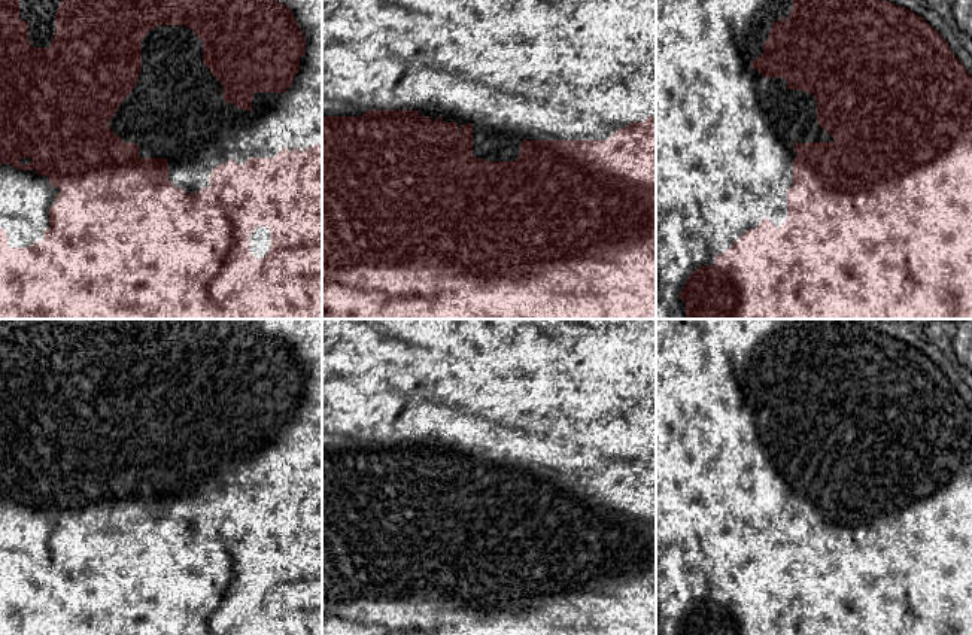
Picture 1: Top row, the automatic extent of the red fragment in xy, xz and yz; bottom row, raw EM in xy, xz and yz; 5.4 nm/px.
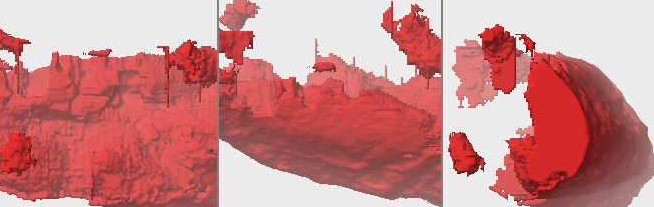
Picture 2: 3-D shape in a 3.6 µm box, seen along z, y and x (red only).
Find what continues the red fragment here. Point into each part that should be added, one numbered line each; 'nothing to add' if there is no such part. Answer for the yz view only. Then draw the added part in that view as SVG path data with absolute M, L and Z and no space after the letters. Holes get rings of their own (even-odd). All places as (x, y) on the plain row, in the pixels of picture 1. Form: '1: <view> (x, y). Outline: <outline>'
1: yz (725, 467). Outline: M656 319L656 635L683 635L680 626L686 614L701 599L714 599L716 589L725 587L747 563L754 563L765 552L780 562L787 552L787 523L793 520L793 493L798 486L793 477L835 476L832 468L817 458L817 434L814 428L789 423L784 411L766 411L750 398L763 386L763 377L769 373L774 355L790 350L793 341L793 319Z

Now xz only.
1: xz (521, 397). Outline: M322 319L322 450L361 450L361 449L364 449L364 447L365 447L365 446L367 446L367 444L417 444L417 446L419 446L419 449L420 449L420 450L429 450L429 452L431 452L431 455L432 455L432 456L435 456L435 455L437 455L437 452L438 452L438 450L441 450L441 452L443 452L443 455L444 455L444 456L456 456L456 458L458 458L458 461L459 461L459 470L461 470L461 461L462 461L462 459L464 459L464 461L465 461L465 459L467 459L467 458L468 458L468 456L471 456L471 458L473 458L473 490L474 490L474 492L483 492L483 493L486 493L486 495L516 495L516 493L517 493L517 492L519 492L519 487L520 487L520 477L522 477L522 476L523 476L523 474L608 474L608 473L610 473L610 471L611 471L611 470L613 470L613 468L614 468L614 467L616 467L616 465L617 465L617 464L619 464L619 462L626 462L626 461L628 461L628 459L629 459L629 458L631 458L631 456L644 456L644 455L646 455L646 453L647 453L647 452L648 452L648 450L656 450L656 319Z

